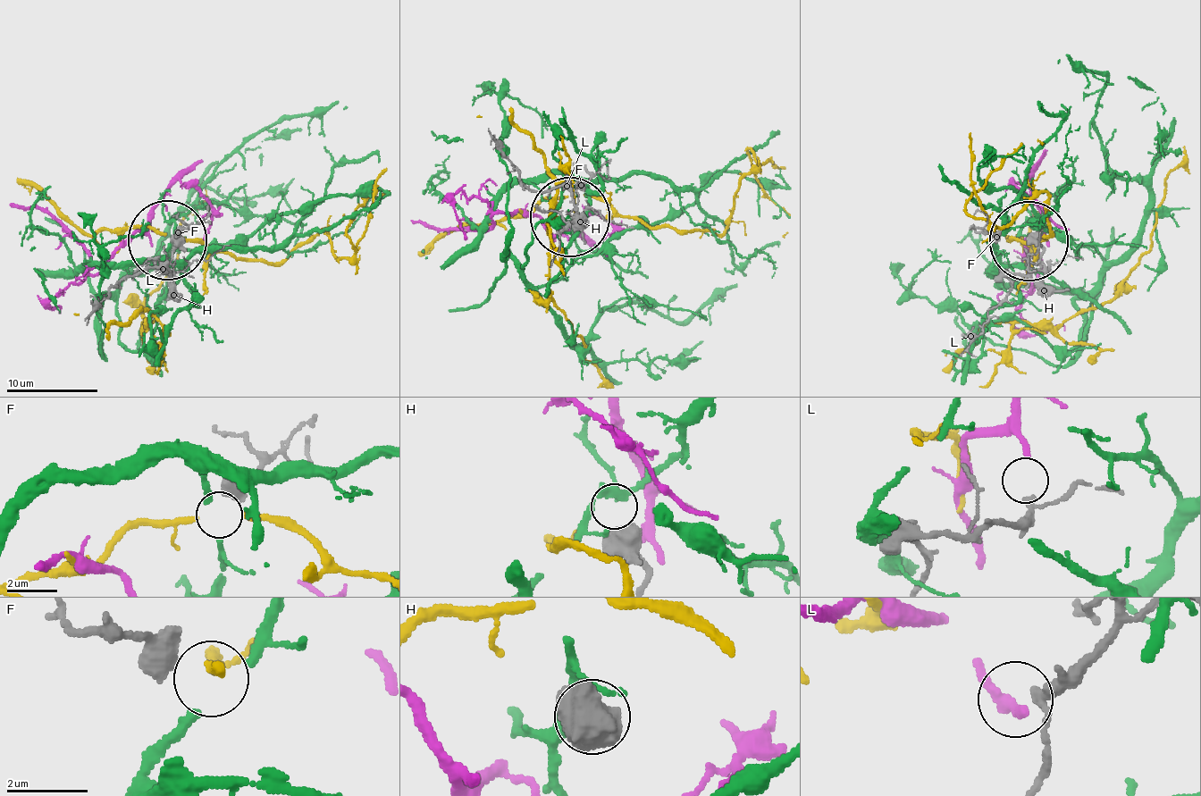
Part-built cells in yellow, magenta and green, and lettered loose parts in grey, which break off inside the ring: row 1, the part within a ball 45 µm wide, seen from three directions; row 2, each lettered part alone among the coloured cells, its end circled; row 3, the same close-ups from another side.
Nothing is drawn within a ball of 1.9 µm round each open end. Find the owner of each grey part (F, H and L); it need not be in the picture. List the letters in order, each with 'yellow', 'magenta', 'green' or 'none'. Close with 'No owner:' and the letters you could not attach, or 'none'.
F: green
H: none
L: magenta
No owner: H

